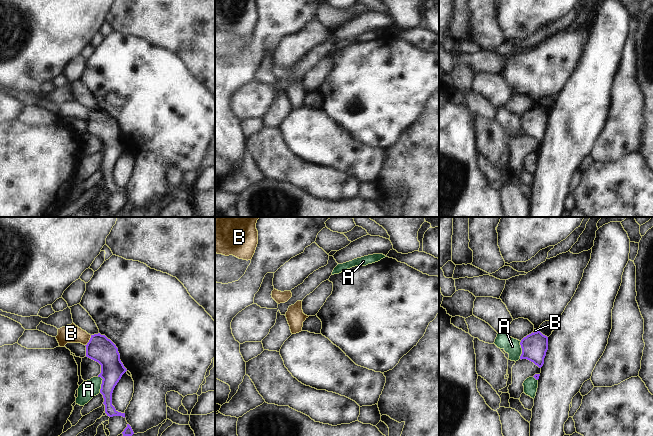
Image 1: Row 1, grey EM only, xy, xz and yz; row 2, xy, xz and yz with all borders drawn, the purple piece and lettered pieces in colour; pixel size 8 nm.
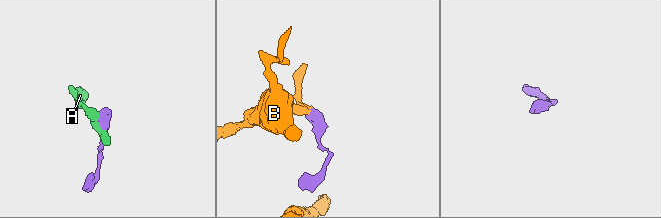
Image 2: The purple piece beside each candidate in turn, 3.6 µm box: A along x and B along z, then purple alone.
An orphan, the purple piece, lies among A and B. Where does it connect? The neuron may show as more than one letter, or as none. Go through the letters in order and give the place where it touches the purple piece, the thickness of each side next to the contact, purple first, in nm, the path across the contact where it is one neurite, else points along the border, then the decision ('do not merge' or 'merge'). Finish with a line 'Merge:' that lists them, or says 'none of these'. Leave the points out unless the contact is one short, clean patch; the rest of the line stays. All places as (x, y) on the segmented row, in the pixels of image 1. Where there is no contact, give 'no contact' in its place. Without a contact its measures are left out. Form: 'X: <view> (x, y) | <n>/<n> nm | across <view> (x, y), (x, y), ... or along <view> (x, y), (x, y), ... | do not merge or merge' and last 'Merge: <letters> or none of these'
A: xy (101, 384) | 190/150 nm | along xy (98, 376), (102, 379), (99, 392) | do not merge
B: xy (89, 340) | 200/140 nm | across xy (99, 348), (89, 340), (71, 333) | merge
Merge: B

